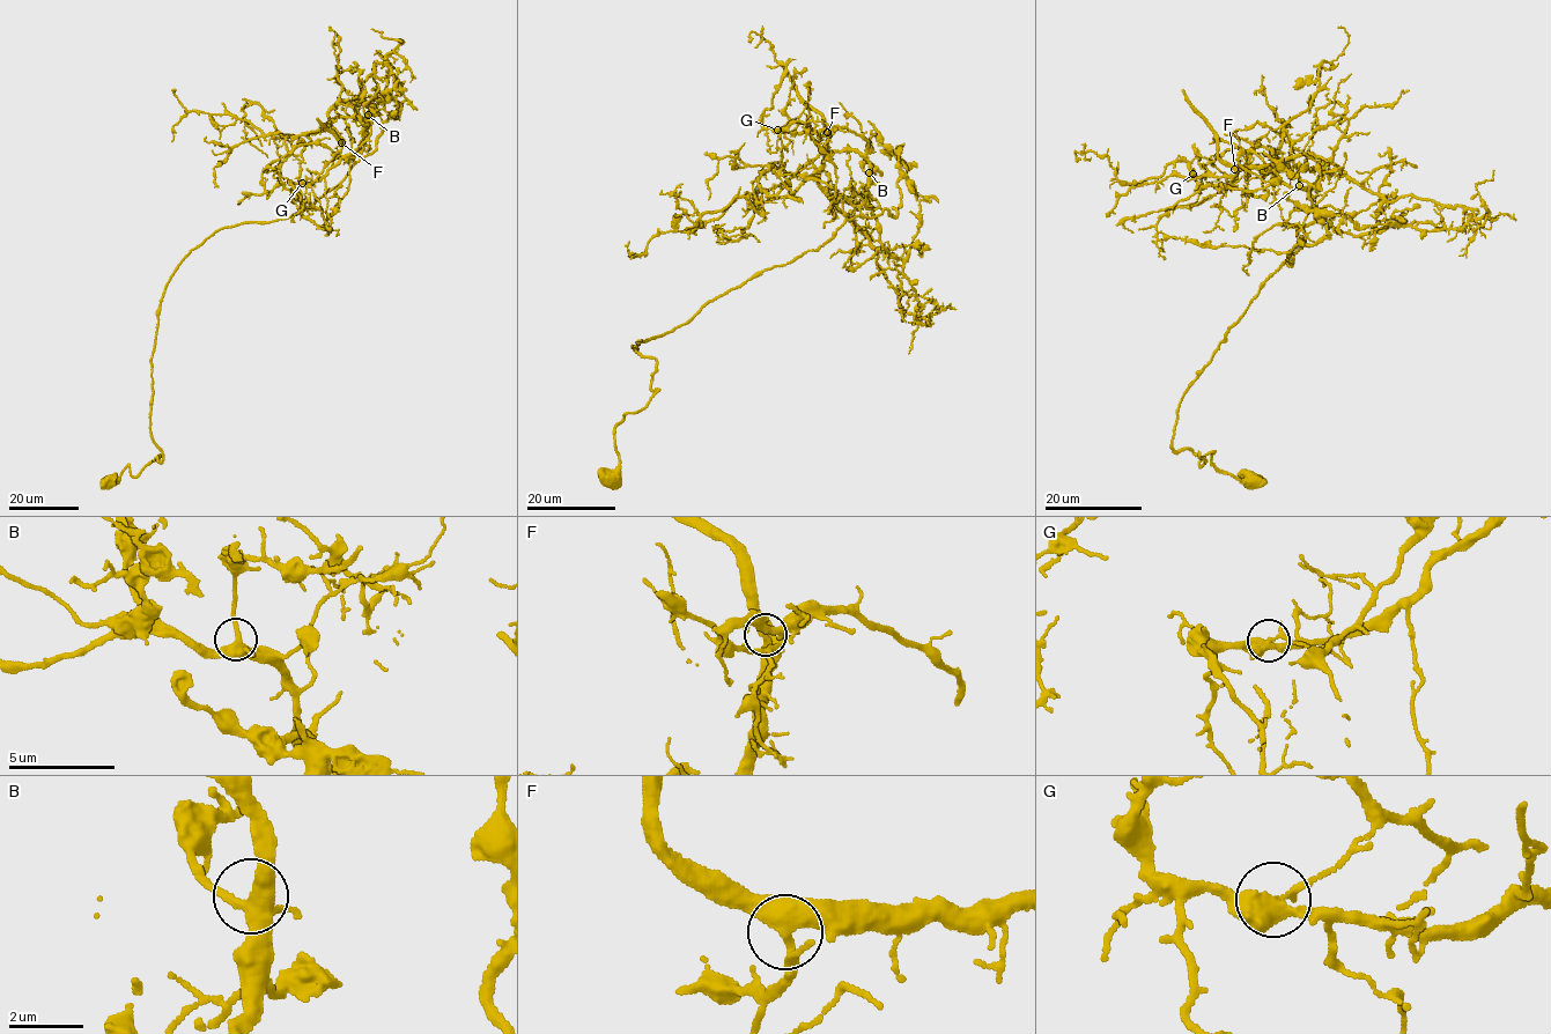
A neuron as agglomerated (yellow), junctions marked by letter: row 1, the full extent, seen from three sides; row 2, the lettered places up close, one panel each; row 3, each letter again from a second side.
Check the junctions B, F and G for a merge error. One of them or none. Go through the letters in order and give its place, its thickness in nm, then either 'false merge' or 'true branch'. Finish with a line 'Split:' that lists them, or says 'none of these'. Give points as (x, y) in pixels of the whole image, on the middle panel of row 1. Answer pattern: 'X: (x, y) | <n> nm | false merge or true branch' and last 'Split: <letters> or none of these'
B: (869, 172) | 360 nm | true branch
F: (827, 132) | 400 nm | true branch
G: (777, 130) | 400 nm | false merge
Split: G

